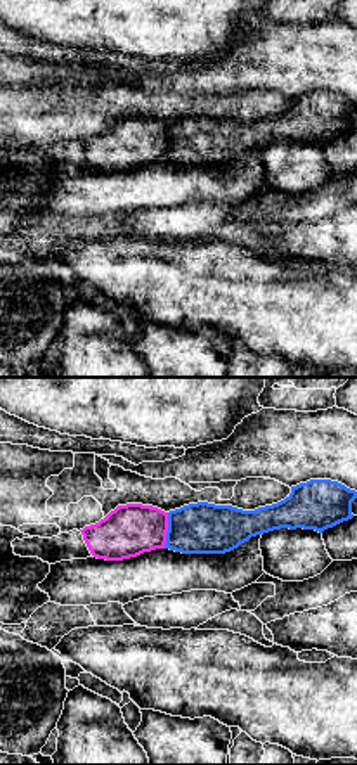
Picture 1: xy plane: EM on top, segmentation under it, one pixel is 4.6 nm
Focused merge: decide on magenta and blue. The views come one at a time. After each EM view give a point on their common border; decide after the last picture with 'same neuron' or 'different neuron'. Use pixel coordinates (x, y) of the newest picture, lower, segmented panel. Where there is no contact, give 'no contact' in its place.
(167, 530)

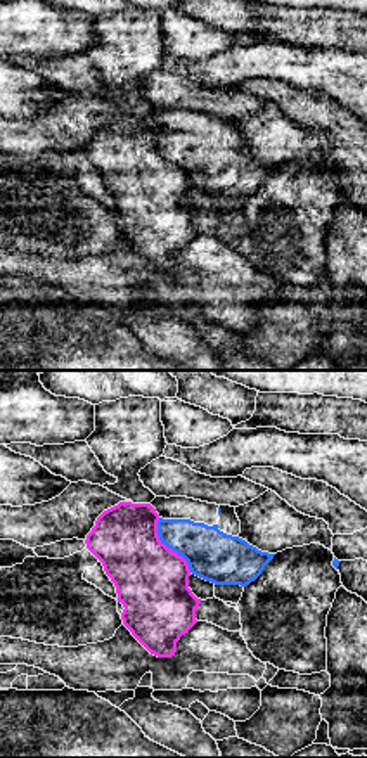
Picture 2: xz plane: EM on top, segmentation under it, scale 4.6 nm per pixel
(167, 547)

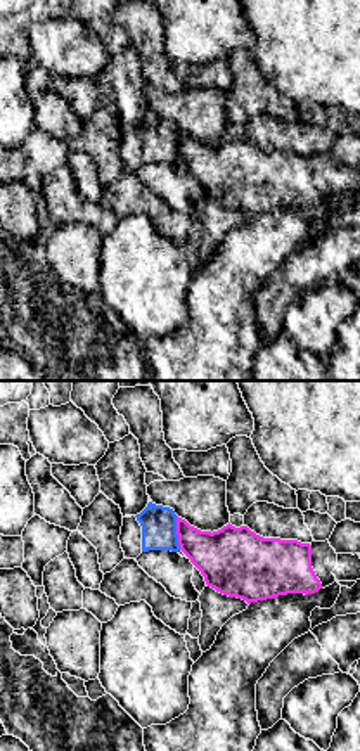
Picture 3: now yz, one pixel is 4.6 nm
(177, 533)

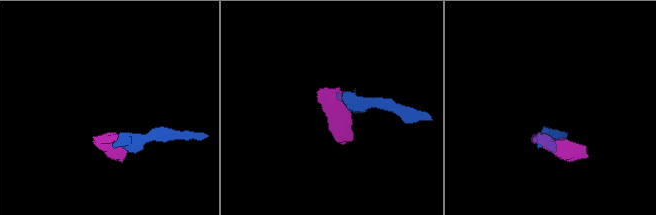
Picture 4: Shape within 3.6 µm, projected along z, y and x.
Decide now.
different neuron

